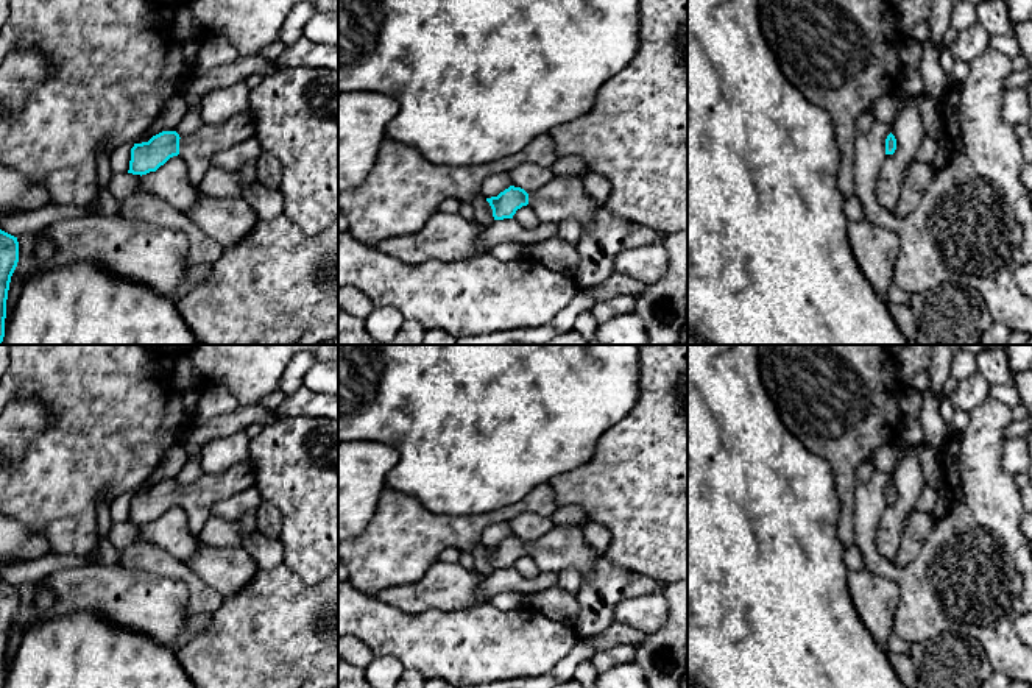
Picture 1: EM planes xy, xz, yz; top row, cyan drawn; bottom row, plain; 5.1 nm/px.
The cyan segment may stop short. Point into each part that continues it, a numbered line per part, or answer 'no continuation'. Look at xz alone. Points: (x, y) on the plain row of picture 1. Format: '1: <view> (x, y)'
1: xz (565, 546)

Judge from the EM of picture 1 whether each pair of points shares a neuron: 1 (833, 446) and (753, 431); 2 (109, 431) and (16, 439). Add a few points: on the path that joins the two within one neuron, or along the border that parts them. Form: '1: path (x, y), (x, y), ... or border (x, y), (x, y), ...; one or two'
1: border (775, 409), (781, 423), (812, 453), (827, 461); two
2: border (42, 401), (50, 423), (28, 445), (16, 465); two

